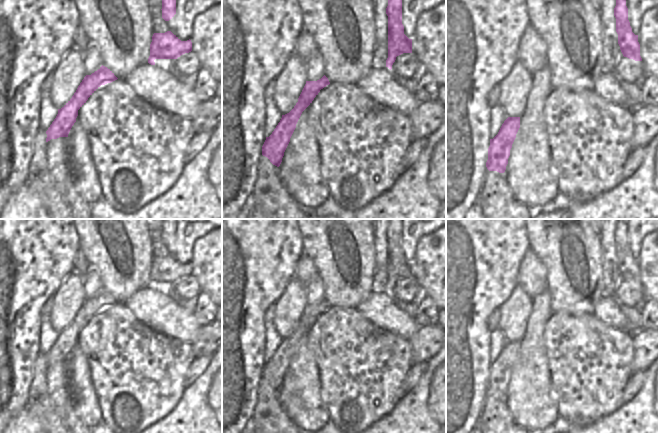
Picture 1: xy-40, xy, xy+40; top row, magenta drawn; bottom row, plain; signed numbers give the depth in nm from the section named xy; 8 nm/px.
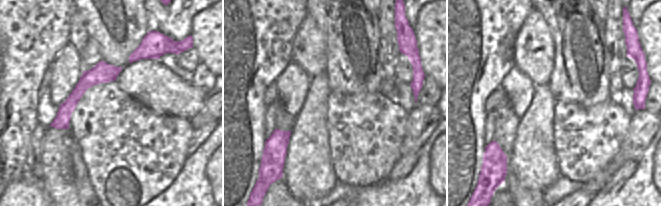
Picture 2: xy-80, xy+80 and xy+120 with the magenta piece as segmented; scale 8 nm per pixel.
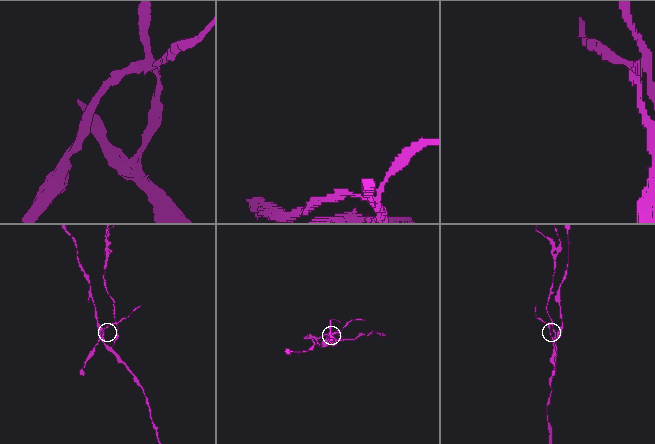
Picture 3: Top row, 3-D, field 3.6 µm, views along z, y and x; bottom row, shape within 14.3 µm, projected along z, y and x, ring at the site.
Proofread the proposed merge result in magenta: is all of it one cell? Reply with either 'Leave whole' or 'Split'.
Split.

